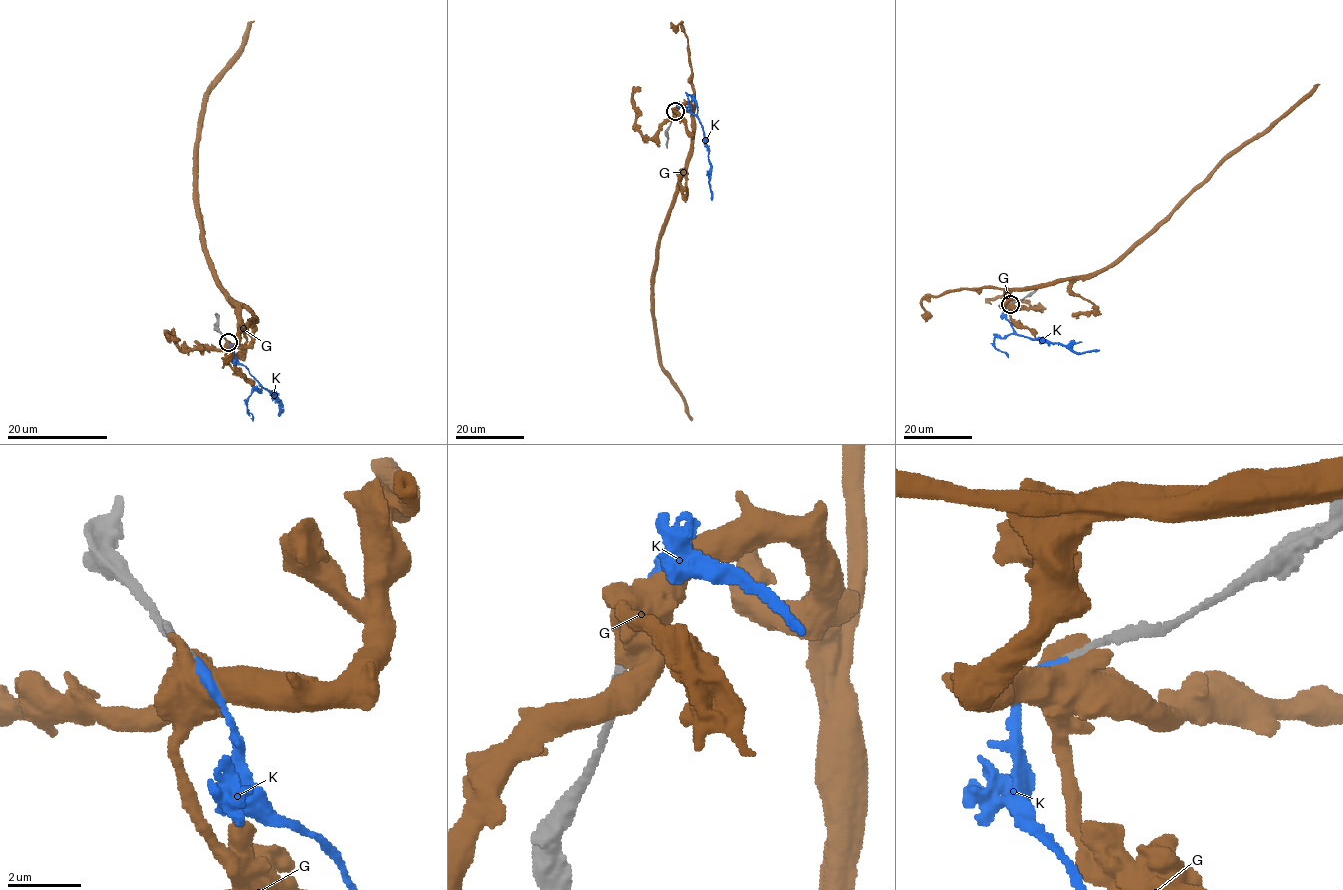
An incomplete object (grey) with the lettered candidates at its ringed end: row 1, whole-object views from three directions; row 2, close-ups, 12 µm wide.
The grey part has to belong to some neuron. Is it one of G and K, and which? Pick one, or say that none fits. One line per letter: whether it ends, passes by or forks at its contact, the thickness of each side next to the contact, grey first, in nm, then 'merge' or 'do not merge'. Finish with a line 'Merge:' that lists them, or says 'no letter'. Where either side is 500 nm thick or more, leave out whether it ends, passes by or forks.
G: calibres 200 and 850 nm; do not merge
K: it ends; calibres 170 and 140 nm; merge
Merge: K

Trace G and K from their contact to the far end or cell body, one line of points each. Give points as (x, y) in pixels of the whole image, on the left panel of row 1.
G: (227, 340), (247, 345), (253, 323), (207, 258), (197, 191), (198, 124), (206, 93), (237, 56), (253, 21)
K: (228, 342), (233, 357), (278, 399), (278, 414), (282, 409)

